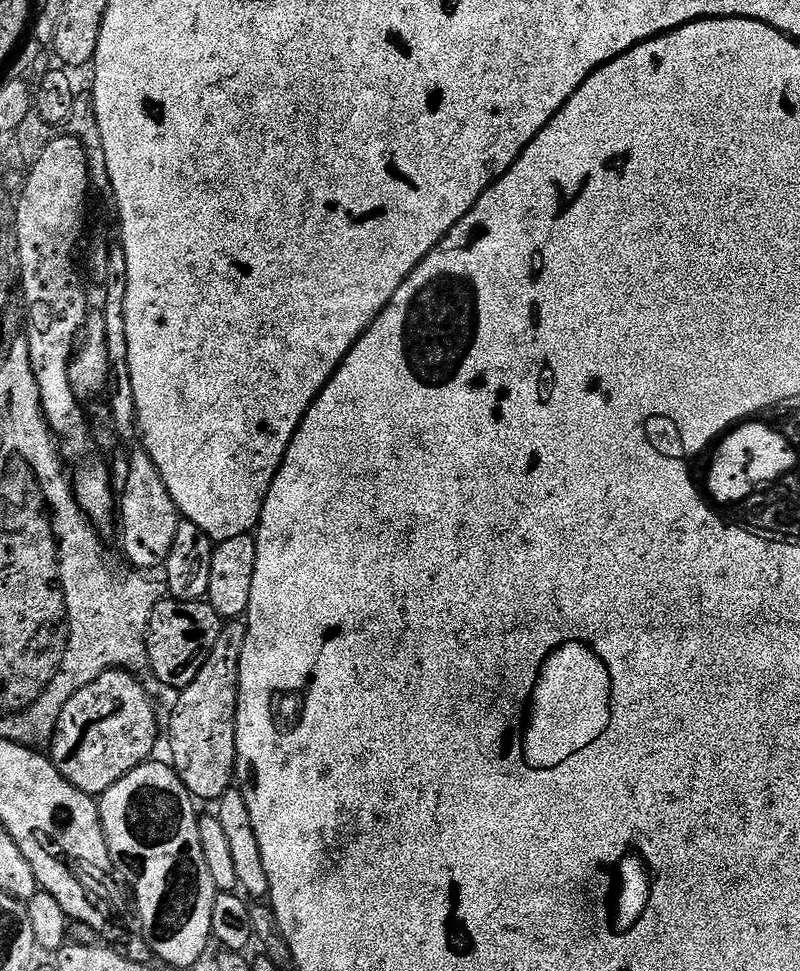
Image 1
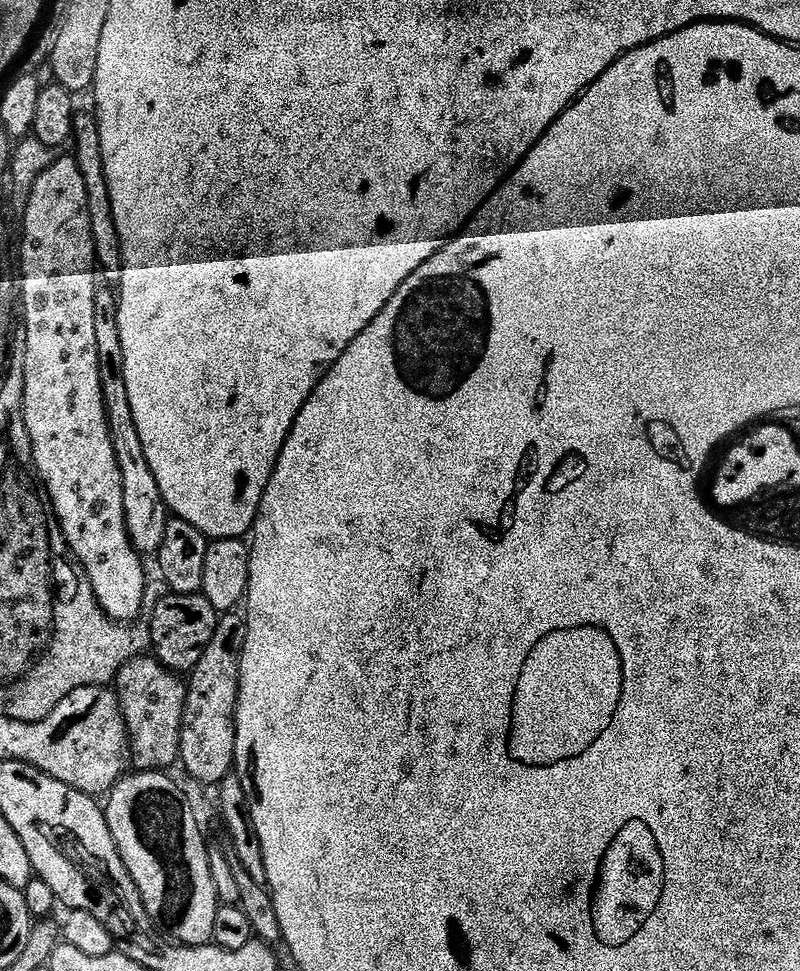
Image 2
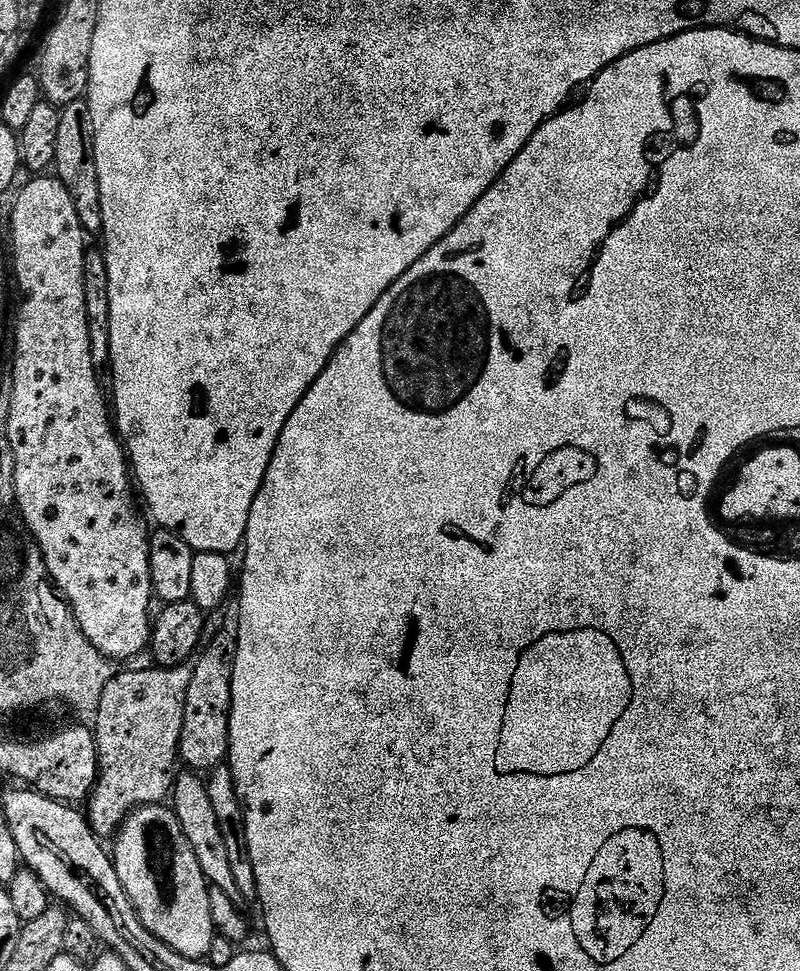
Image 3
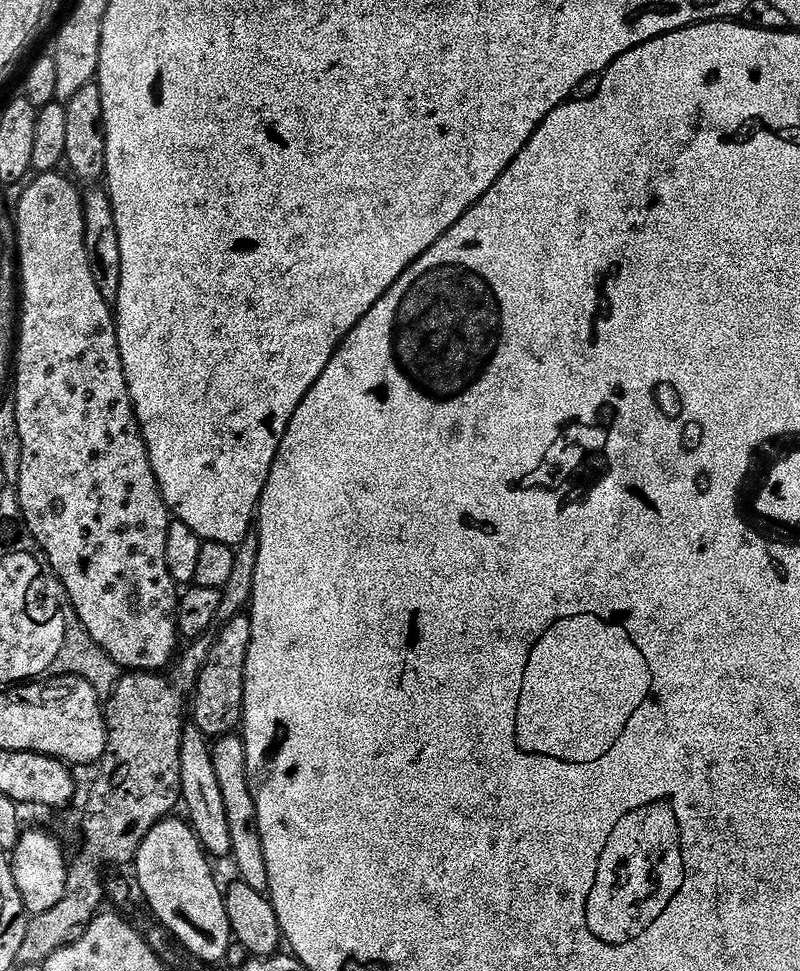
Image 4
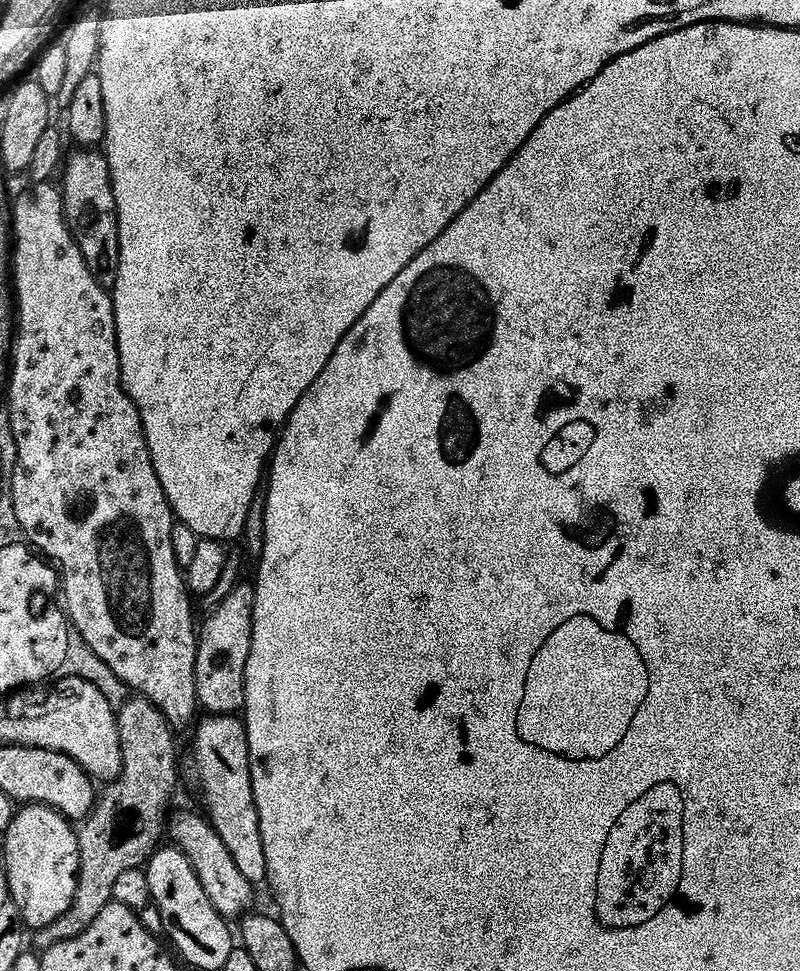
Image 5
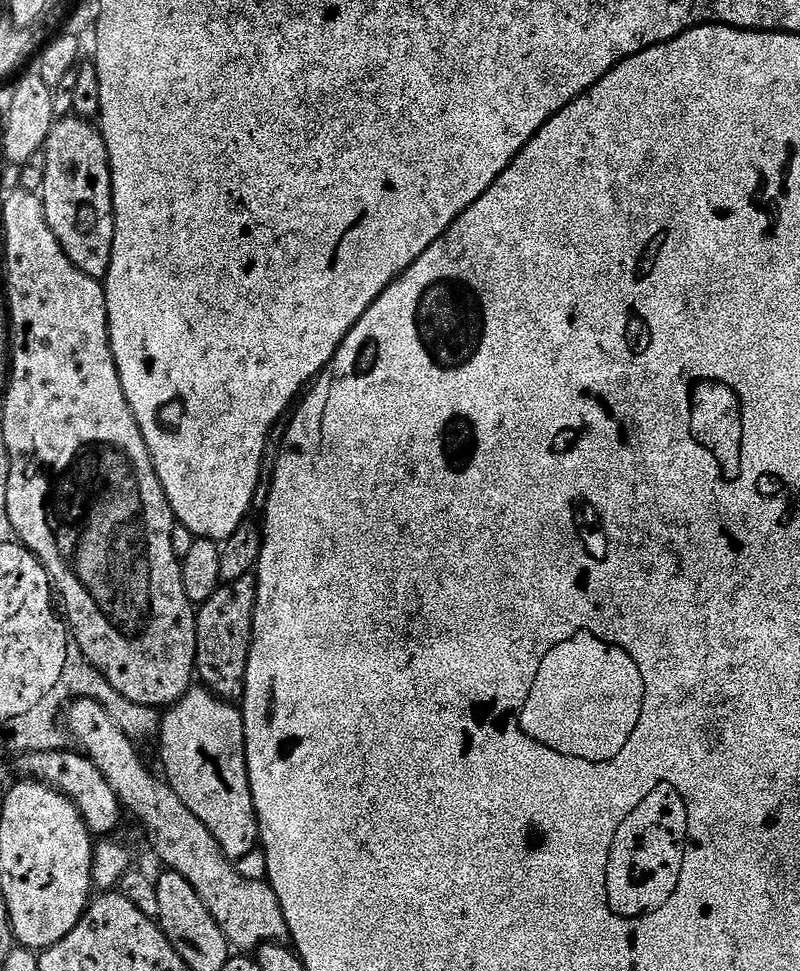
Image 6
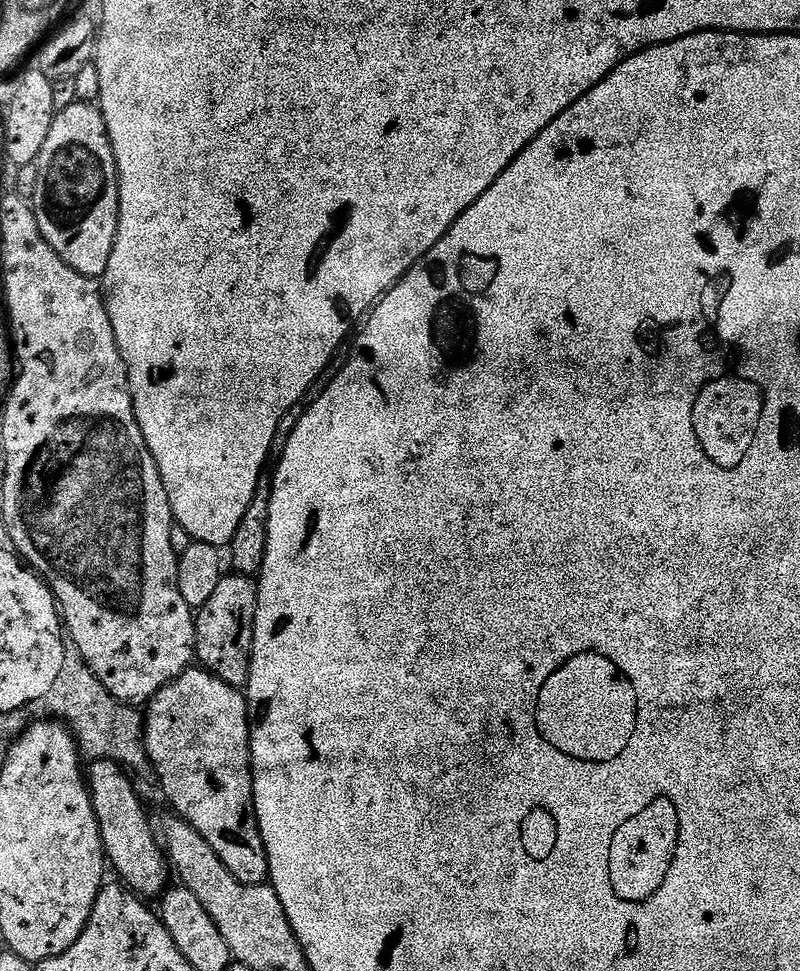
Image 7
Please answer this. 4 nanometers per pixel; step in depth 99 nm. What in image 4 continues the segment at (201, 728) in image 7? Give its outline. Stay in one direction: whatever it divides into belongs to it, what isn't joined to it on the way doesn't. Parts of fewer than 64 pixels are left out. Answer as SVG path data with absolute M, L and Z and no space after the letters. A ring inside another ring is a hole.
M229 734L219 737L212 750L214 770L218 770L218 782L222 782L222 798L226 798L226 810L230 818L231 859L236 860L236 868L241 881L256 882L266 870L266 854L262 850L262 834L258 830L258 818L254 798L248 785L246 770L246 746L239 735ZM252 856L256 859L256 868L252 865Z

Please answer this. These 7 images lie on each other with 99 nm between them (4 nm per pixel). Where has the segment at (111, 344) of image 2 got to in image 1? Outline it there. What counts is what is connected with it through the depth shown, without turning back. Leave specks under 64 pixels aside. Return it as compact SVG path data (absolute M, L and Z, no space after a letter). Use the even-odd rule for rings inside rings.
M138 448L130 458L118 500L118 518L122 520L122 546L129 562L140 570L163 569L173 549L180 515L157 467L142 448Z

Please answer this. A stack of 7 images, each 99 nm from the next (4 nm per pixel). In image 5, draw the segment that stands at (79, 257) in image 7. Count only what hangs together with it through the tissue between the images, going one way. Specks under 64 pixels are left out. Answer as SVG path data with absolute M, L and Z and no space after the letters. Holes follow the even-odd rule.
M96 150L74 152L76 153L72 157L69 155L62 164L64 217L70 226L72 237L78 242L78 250L82 250L82 258L86 258L86 266L90 266L103 288L111 290L118 282L120 231L108 157Z

